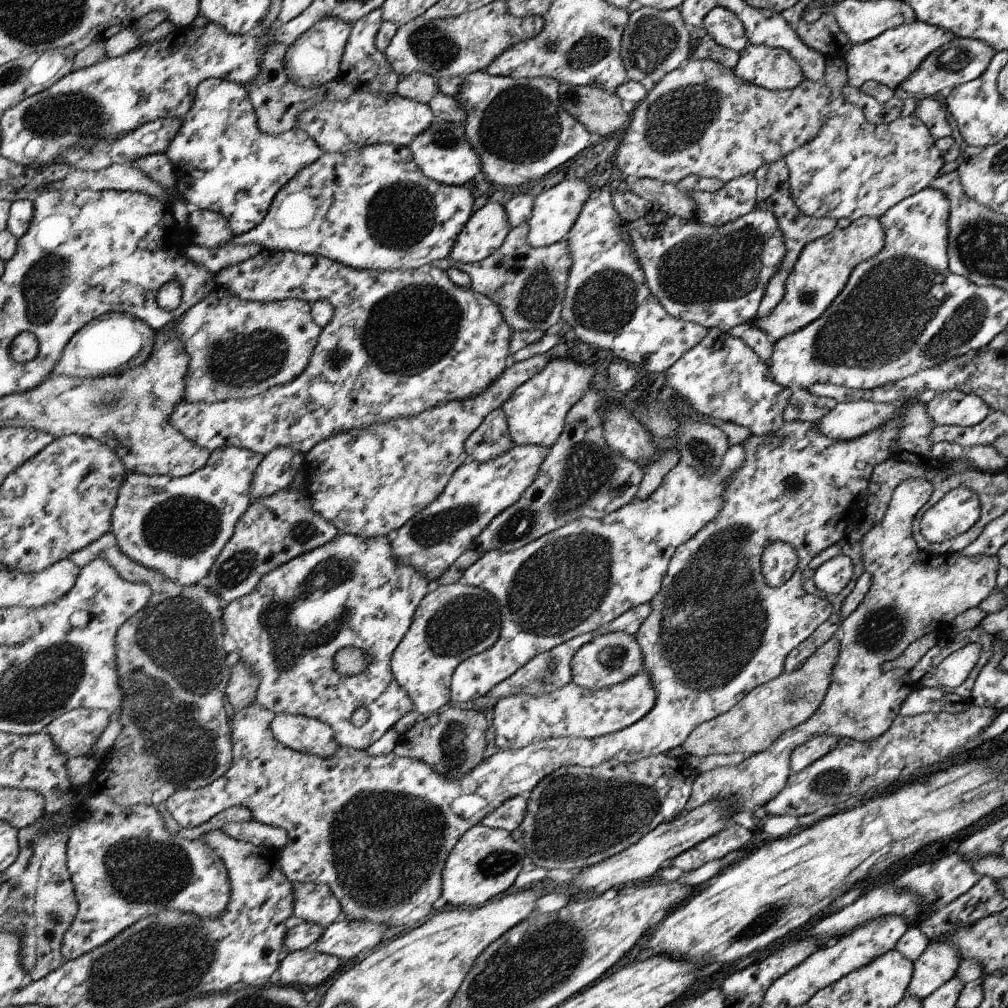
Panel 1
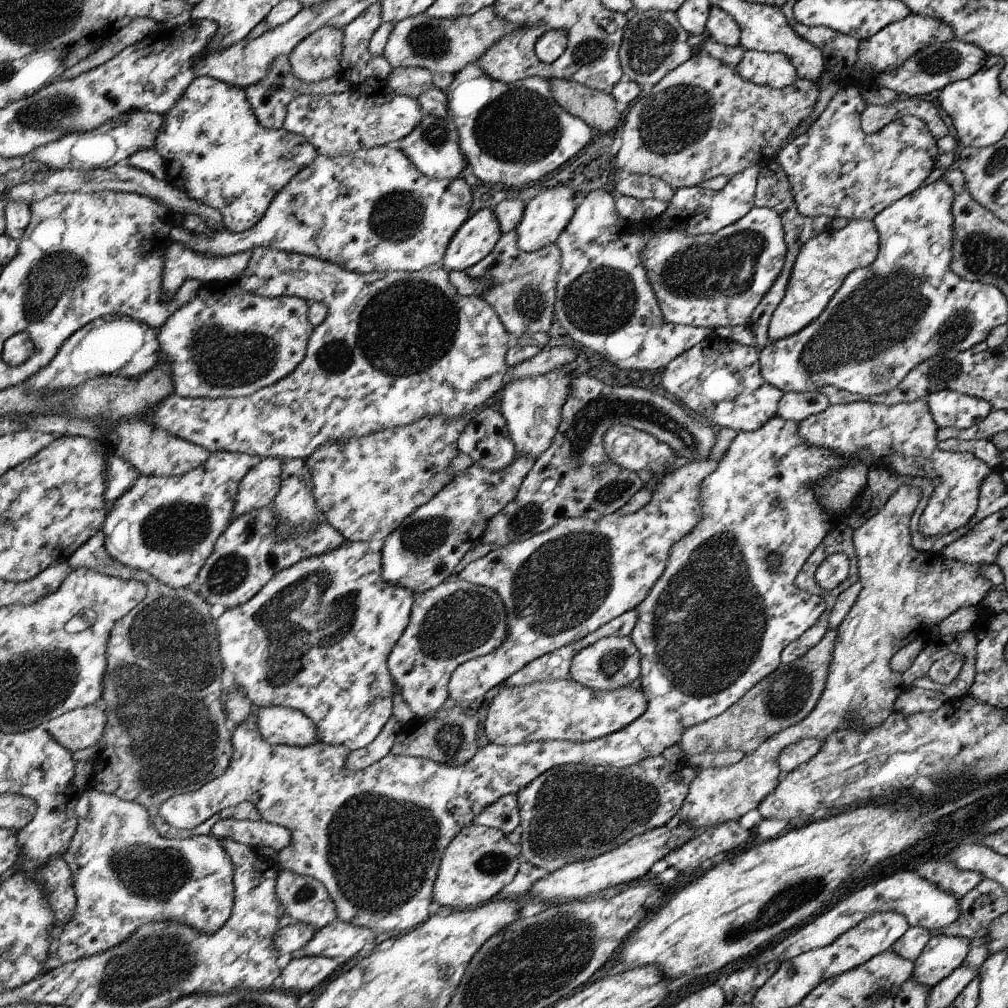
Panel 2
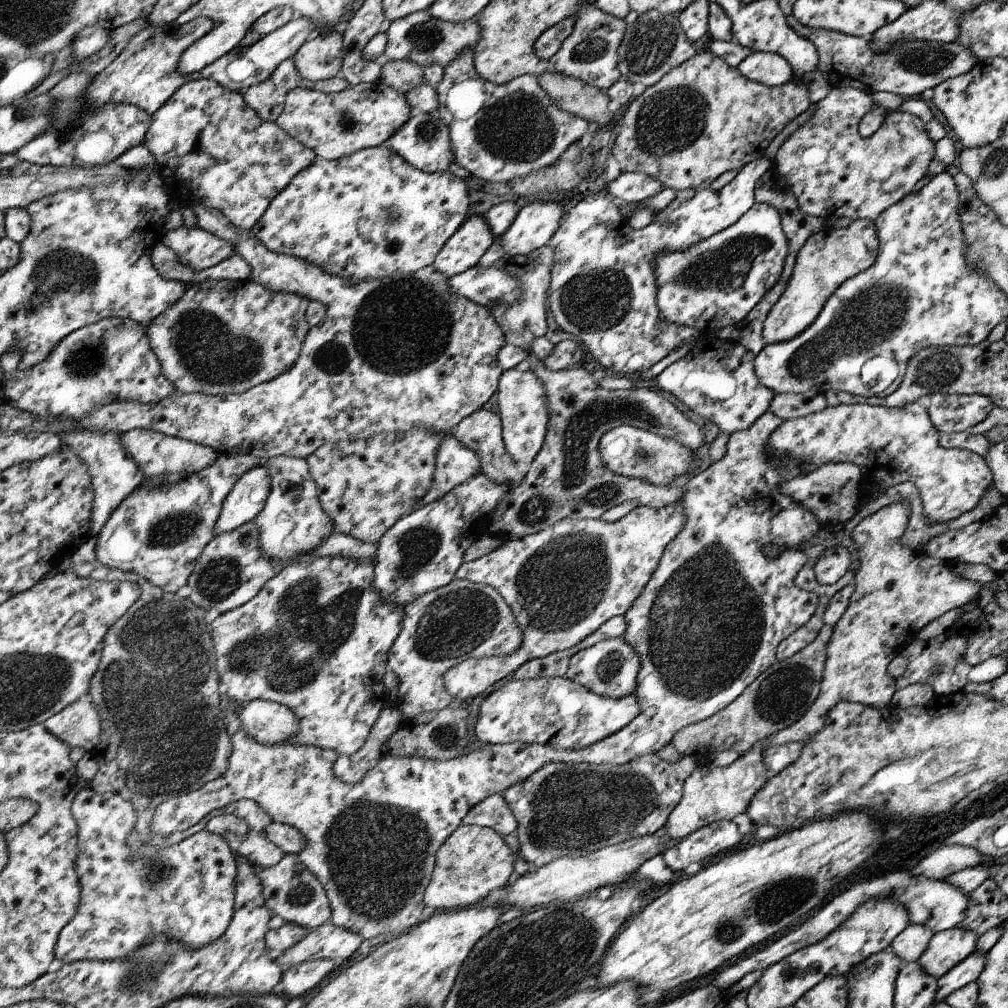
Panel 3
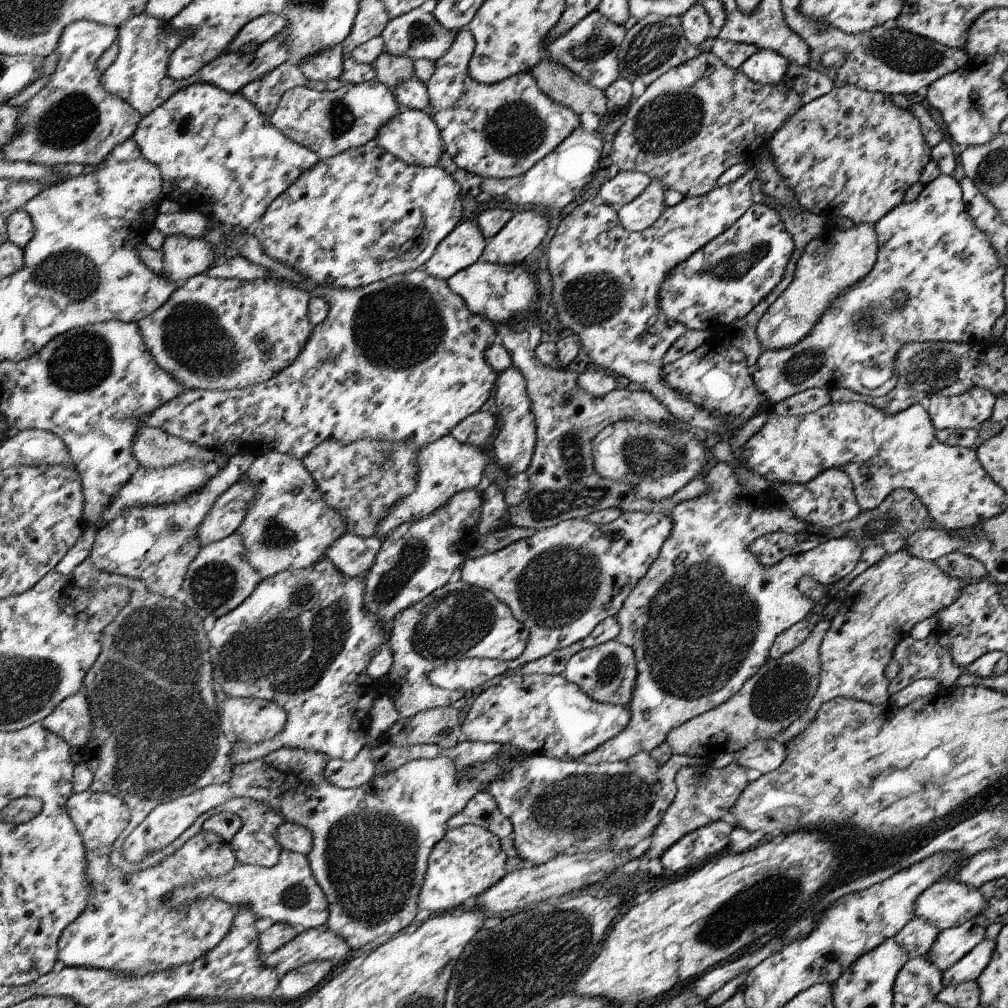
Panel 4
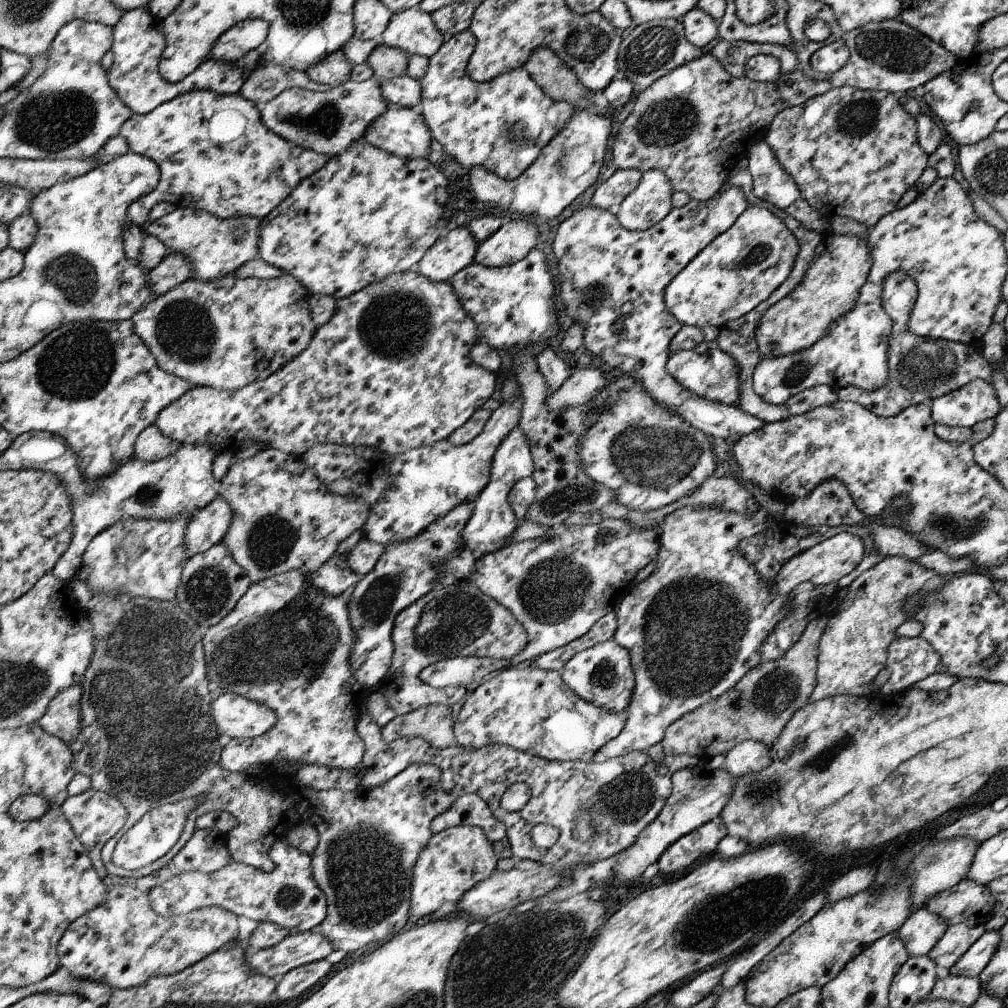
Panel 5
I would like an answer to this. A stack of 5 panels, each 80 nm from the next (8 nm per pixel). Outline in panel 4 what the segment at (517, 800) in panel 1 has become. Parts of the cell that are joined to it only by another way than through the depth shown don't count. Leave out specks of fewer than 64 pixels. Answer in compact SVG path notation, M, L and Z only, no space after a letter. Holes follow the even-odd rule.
M479 792L468 805L446 822L446 828L456 829L462 825L478 825L487 828L499 839L513 831L512 821L501 813L495 798L488 792Z

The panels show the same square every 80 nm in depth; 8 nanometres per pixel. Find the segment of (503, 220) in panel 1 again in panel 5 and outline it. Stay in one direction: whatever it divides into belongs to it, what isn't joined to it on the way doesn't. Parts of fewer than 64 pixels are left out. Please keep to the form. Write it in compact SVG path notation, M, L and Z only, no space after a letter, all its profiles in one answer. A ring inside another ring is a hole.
M467 225L459 226L449 232L445 238L439 238L426 256L417 264L415 269L433 281L449 281L459 270L473 262L479 243L473 237L471 230Z

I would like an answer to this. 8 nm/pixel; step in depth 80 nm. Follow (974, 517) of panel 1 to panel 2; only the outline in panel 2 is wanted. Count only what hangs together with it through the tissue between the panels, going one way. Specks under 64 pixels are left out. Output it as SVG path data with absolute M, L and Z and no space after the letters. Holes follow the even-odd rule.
M918 399L909 403L887 405L872 400L852 401L839 405L830 405L824 412L809 416L799 423L799 435L808 444L822 447L835 452L837 455L853 457L860 451L870 451L873 464L895 468L901 475L922 476L931 478L935 486L933 495L919 519L919 528L927 537L938 537L958 530L970 522L979 505L979 490L982 481L988 476L989 466L972 453L951 453L938 448L937 432L939 426L929 411L929 403Z

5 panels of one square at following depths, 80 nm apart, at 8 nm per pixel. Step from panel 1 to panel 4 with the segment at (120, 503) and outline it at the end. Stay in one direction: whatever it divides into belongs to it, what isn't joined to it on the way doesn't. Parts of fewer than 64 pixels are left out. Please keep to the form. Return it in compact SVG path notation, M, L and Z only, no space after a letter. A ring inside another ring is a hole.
M250 453L228 457L224 468L212 468L210 480L205 487L177 503L130 507L98 530L89 554L93 565L99 571L142 579L152 592L172 598L184 586L188 565L200 554L202 544L199 528L204 523L205 516L213 511L214 503L233 484L242 480L255 460L256 456Z

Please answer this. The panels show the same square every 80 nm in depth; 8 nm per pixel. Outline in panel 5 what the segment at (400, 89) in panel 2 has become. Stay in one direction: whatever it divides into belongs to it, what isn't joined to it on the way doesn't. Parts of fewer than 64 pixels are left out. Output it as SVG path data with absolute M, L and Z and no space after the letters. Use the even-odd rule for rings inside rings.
M379 41L379 45L367 58L366 65L373 70L373 77L385 81L406 74L409 68L409 53L389 47Z

